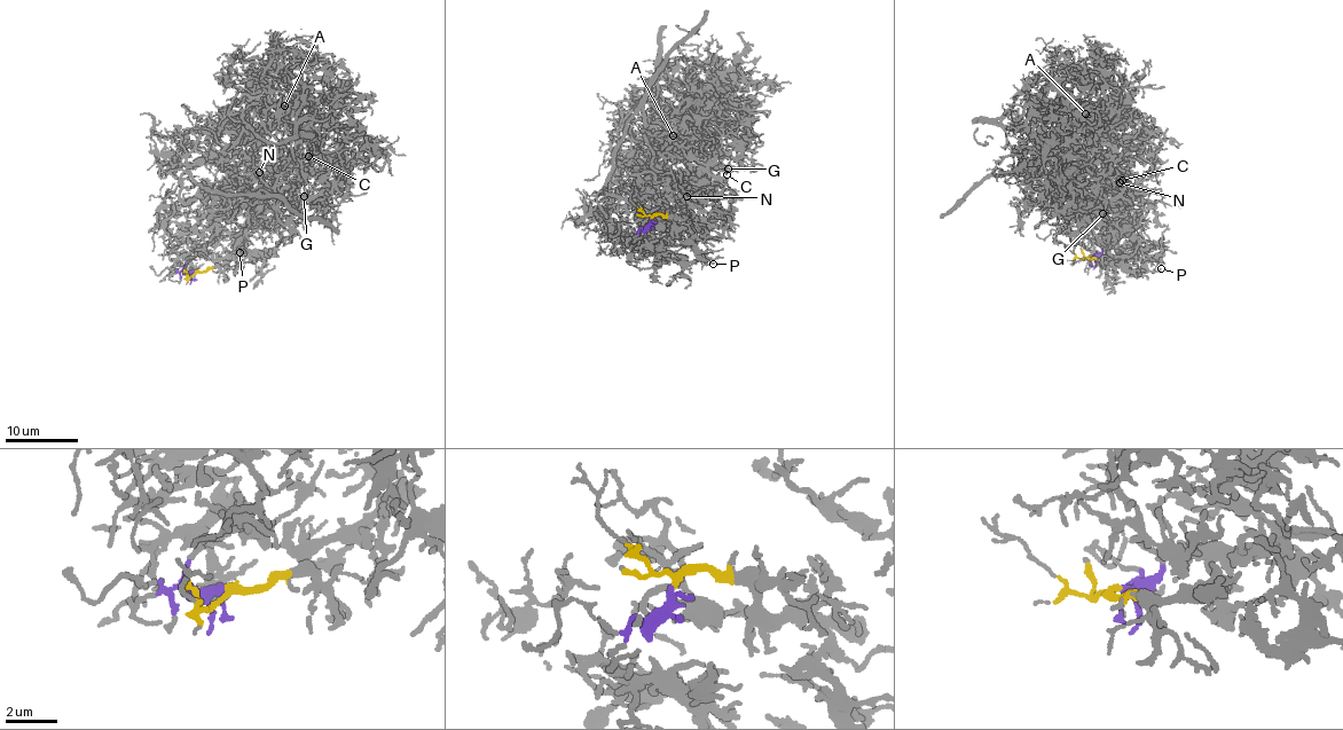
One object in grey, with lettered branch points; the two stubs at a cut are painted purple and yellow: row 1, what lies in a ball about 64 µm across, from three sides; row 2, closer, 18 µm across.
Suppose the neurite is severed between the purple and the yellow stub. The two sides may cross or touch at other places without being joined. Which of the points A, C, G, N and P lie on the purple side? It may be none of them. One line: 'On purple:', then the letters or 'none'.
On purple: A, C, G, N

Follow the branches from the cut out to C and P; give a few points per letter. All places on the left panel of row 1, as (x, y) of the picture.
C: (194, 272), (185, 263), (222, 206), (254, 178), (284, 191), (304, 167), (326, 166), (309, 156)
P: (194, 272), (209, 271), (220, 258), (234, 253), (227, 265), (241, 252)

